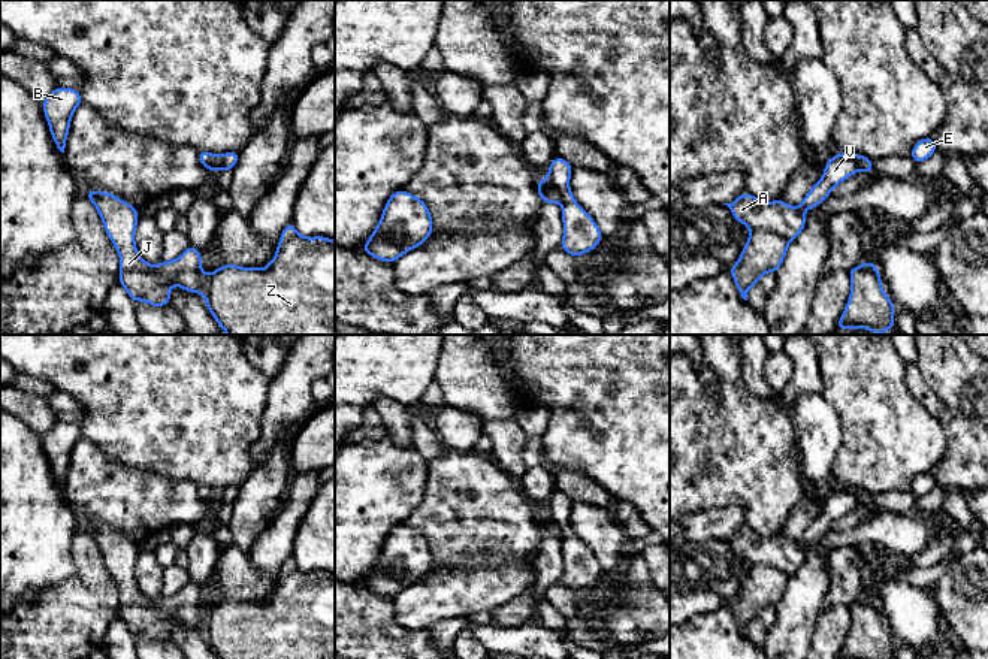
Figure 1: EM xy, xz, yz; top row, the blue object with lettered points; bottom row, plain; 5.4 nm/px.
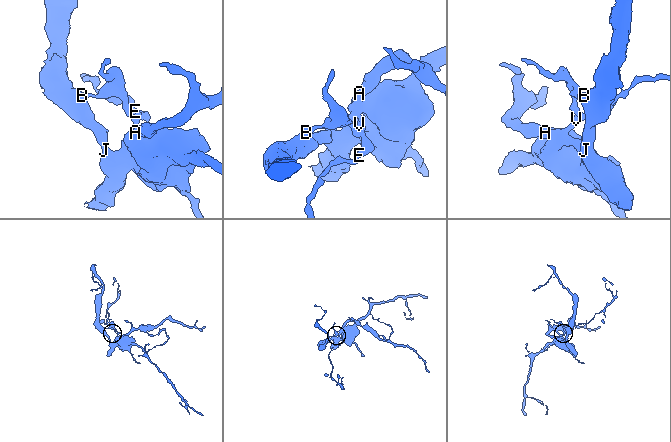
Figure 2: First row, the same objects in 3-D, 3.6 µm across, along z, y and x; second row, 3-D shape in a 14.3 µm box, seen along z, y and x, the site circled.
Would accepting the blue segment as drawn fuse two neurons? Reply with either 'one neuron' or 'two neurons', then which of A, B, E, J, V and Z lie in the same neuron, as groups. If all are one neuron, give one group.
two neurons | A B J / E V Z

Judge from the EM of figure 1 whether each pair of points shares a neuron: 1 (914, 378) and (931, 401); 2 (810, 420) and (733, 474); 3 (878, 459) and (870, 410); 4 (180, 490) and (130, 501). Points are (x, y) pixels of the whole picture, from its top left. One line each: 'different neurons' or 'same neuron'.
1: same neuron
2: different neurons
3: same neuron
4: same neuron

